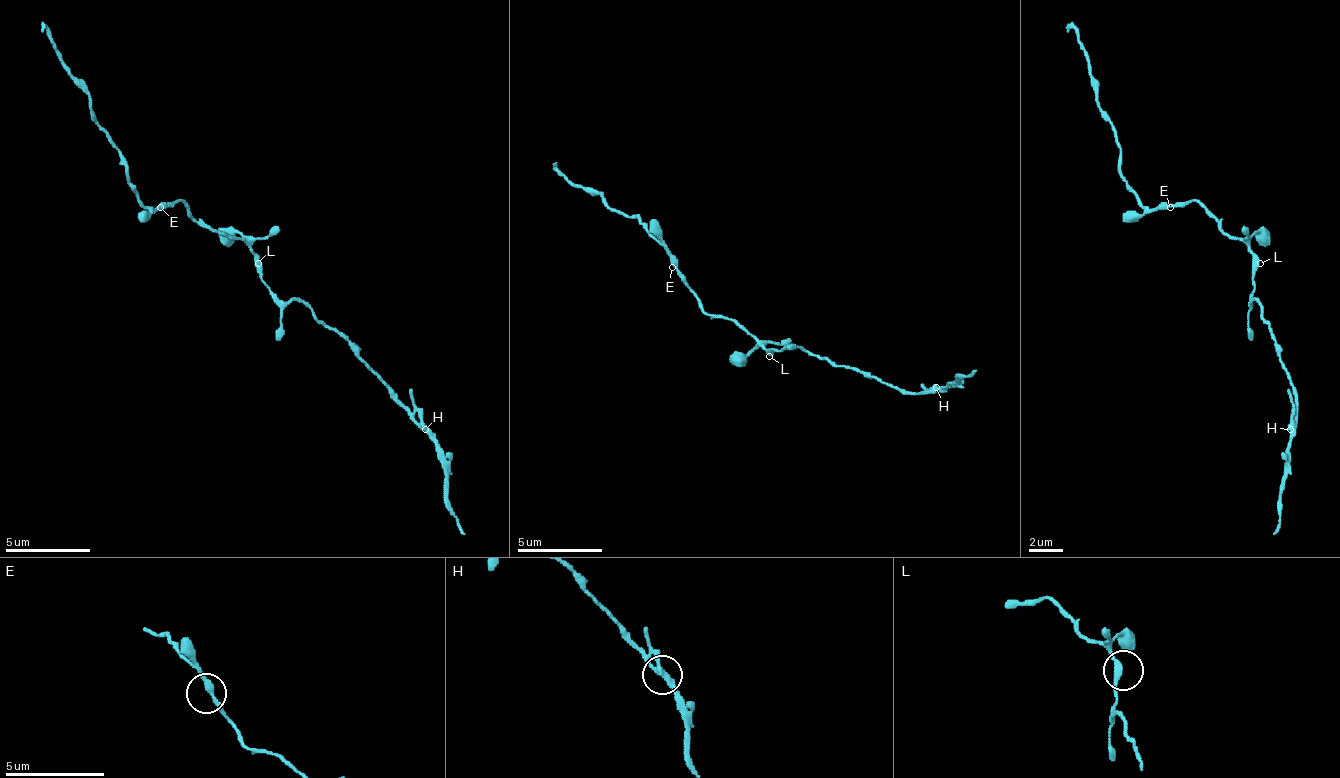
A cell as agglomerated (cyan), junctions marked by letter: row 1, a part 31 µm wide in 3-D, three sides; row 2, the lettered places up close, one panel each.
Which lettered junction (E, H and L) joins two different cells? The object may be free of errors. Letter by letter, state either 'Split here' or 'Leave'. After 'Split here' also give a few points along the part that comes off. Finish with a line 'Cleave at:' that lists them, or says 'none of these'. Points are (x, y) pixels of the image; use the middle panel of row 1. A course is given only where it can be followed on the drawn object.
E: Leave
H: Split here. Course of the part to remove: (935, 386), (977, 369)
L: Leave
Cleave at: H

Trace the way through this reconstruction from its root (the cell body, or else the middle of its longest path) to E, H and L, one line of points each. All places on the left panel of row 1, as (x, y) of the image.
E: (245, 246), (228, 233), (203, 229), (181, 203), (164, 203), (160, 207)
H: (245, 246), (254, 254), (258, 275), (283, 301), (300, 301), (321, 322), (326, 322), (423, 428)
L: (245, 246), (258, 263)

